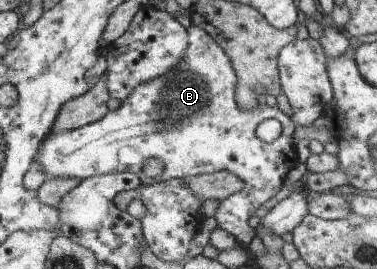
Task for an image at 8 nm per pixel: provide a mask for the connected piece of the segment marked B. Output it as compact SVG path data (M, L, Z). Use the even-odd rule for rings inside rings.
M193 24L187 28L188 41L186 53L180 59L180 63L169 71L138 85L132 95L122 102L119 109L109 111L102 119L90 125L76 130L67 130L64 133L56 133L47 137L40 148L35 160L40 163L40 169L44 171L44 177L51 179L76 179L86 180L93 176L103 174L134 173L142 181L142 185L154 185L173 178L186 179L190 176L212 174L226 170L244 181L245 187L238 193L230 195L221 201L216 209L214 219L218 222L218 228L234 236L237 244L248 247L257 236L256 230L249 227L249 218L253 217L261 205L272 198L282 187L286 175L299 163L295 155L292 135L295 125L290 117L280 111L278 105L270 107L266 103L259 102L254 109L241 109L235 99L237 88L237 76L230 57L216 44L215 37L200 27ZM262 119L278 119L284 127L283 135L272 144L265 144L258 140L255 131ZM151 159L158 159L164 165L164 173L144 179L144 165Z

